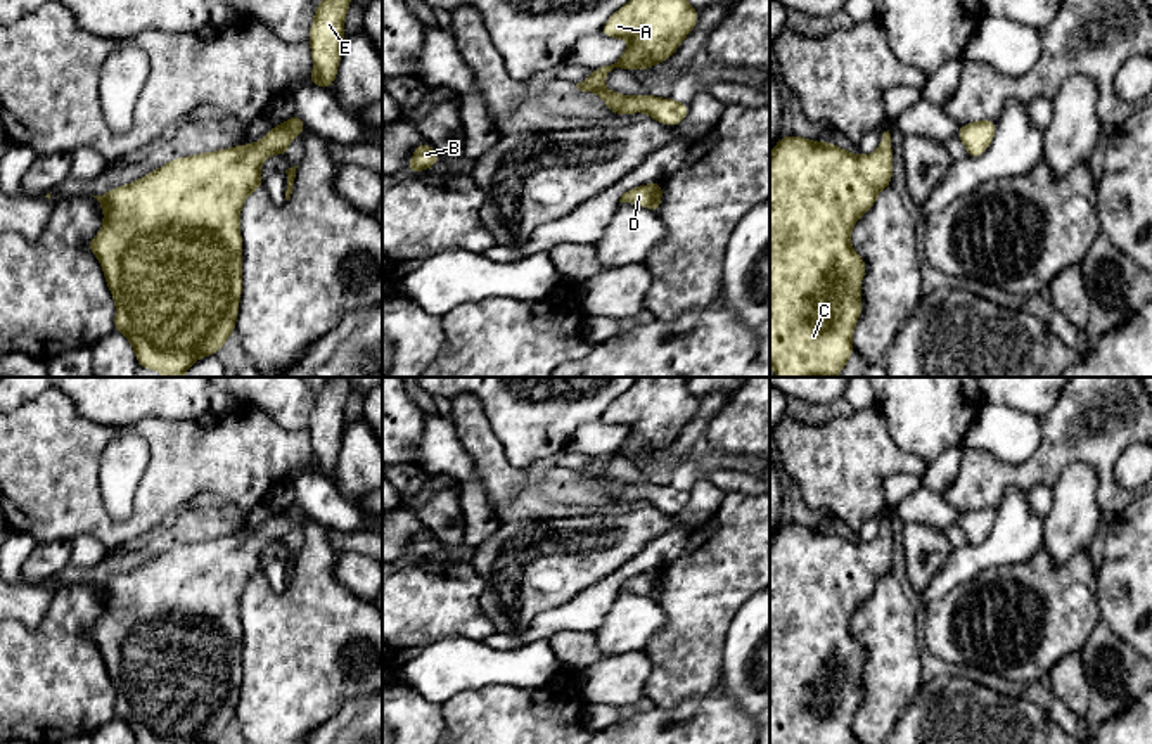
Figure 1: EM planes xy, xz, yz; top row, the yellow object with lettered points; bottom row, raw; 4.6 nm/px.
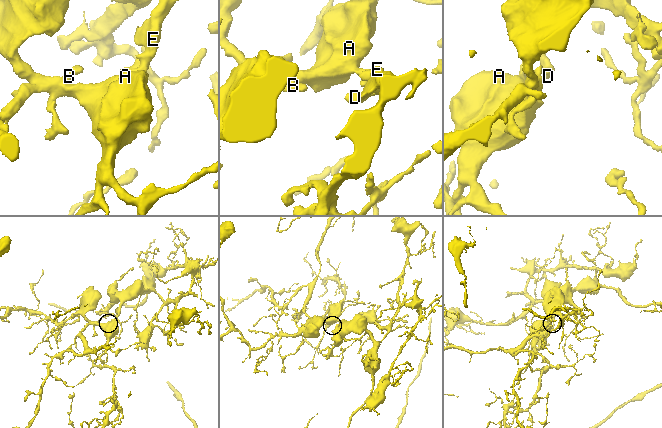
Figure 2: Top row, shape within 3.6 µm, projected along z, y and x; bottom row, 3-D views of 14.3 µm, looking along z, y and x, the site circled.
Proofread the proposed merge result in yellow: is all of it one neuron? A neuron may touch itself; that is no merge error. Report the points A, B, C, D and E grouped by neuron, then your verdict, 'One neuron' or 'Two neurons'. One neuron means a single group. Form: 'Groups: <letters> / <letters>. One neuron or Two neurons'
Groups: A B C D E. One neuron

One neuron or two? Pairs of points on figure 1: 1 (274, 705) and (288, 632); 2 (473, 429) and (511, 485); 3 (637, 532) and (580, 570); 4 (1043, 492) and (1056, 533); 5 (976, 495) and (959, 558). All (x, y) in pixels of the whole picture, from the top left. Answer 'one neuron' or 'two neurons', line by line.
1: one neuron
2: one neuron
3: one neuron
4: two neurons
5: two neurons

